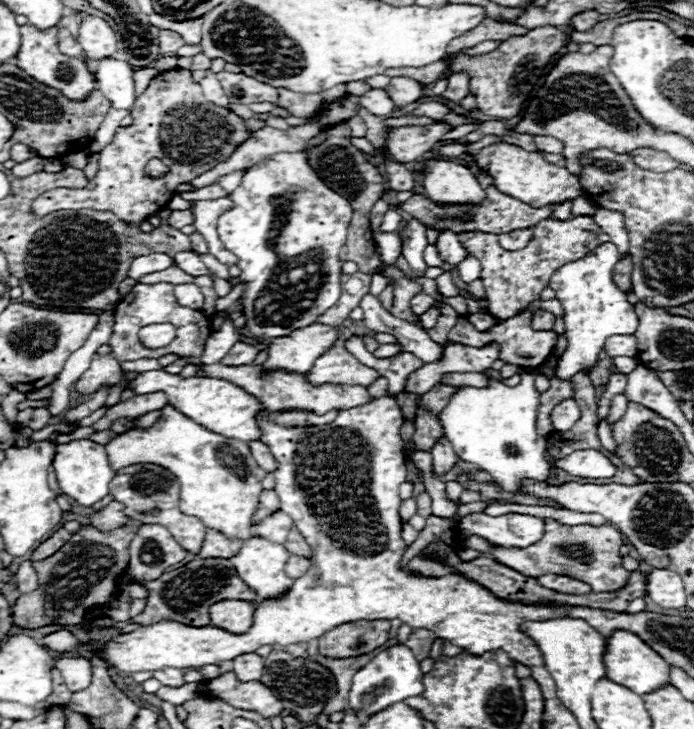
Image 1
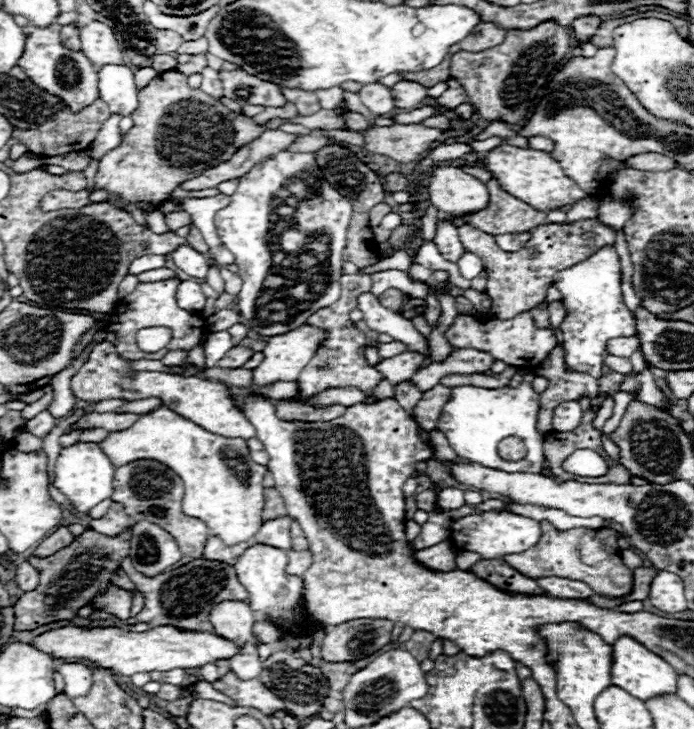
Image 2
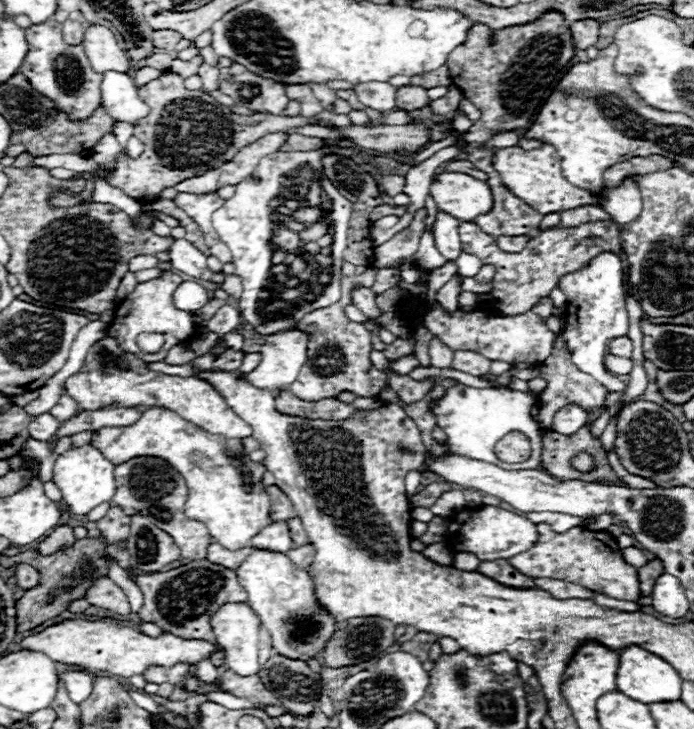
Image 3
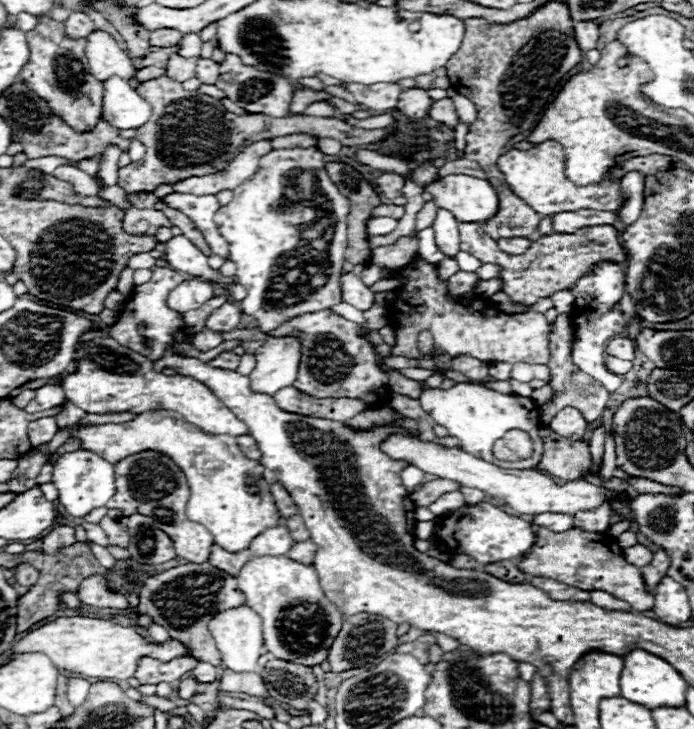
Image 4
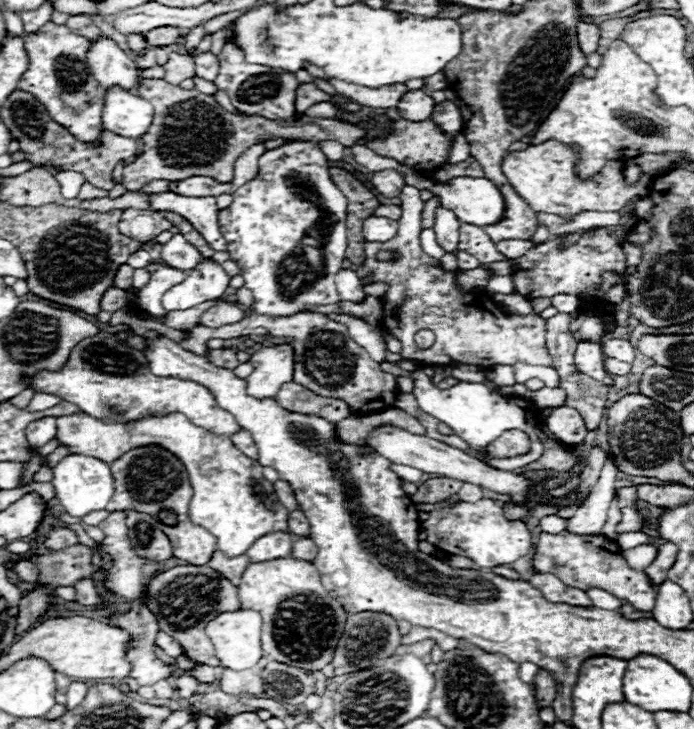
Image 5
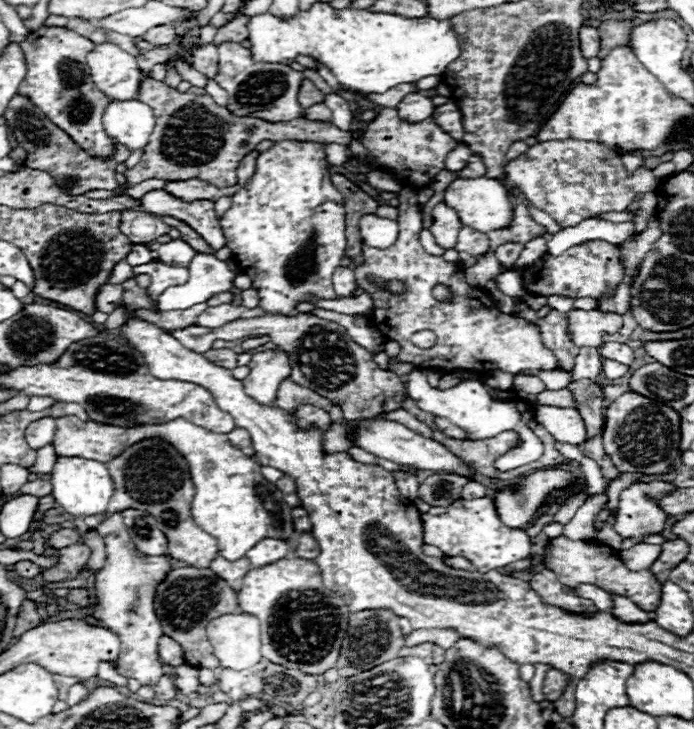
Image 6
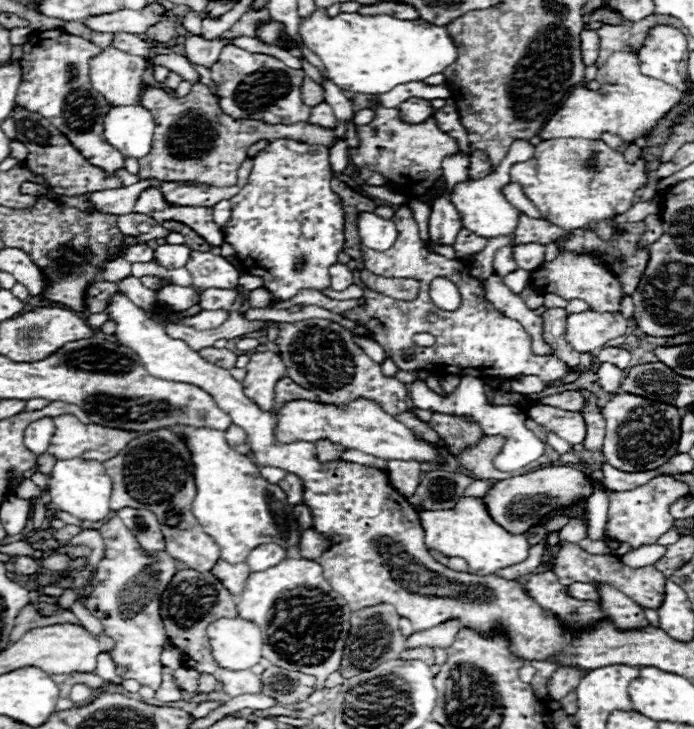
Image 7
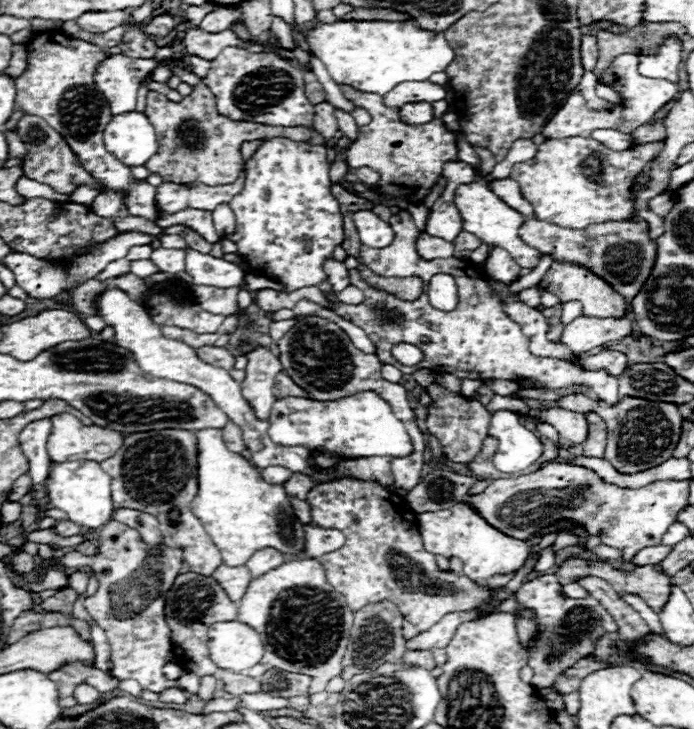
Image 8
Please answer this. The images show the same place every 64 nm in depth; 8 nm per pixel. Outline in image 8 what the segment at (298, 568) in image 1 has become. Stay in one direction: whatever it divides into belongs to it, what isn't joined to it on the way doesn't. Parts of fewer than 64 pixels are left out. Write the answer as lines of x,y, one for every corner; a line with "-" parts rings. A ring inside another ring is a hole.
316,524
306,526
306,554
310,558
320,558
340,546
344,546
344,534
334,528
320,528

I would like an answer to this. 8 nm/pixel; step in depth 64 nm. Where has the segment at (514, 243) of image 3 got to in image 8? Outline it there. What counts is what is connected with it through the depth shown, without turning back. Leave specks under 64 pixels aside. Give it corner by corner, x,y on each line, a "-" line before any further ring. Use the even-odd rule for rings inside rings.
494,248
488,262
486,262
486,276
490,280
500,280
502,284
512,284
518,274
520,274
520,266
512,260
512,256
504,250
504,248

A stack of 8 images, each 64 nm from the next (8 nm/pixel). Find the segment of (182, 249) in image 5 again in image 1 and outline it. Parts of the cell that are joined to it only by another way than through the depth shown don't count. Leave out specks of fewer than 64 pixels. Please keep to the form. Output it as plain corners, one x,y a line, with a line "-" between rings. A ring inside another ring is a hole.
186,250
186,252
174,254
174,264
176,264
182,272
186,272
186,274
190,274
190,276
204,276
204,274
208,274
208,268
206,268
204,262
200,260
200,254
196,254
194,250

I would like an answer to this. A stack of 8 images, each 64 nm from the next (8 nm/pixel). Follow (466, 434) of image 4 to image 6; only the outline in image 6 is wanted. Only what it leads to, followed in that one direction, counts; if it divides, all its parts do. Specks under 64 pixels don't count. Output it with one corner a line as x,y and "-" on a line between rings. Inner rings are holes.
414,370
410,374
408,384
406,384
406,392
416,402
416,406
420,410
430,412
430,414
440,416
440,418
452,420
456,426
464,428
470,434
470,440
484,440
484,438
496,436
504,430
516,430
516,434
520,438
520,444
518,444
516,452
506,452
504,456
496,458
496,462
494,462
494,466
502,472
508,472
508,470
520,468
524,464
530,464
530,462
538,460
544,452
544,444
528,428
528,420
532,420
532,408
526,402
520,402
520,400
510,400
510,402
492,400
484,382
480,382
480,380
462,380
460,384
456,384
450,390
438,390
438,388
432,388
428,384
424,370

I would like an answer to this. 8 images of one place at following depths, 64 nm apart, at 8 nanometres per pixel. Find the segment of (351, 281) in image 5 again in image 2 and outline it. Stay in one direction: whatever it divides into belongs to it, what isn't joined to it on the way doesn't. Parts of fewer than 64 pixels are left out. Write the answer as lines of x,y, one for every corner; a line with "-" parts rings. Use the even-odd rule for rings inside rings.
362,292
358,296
358,308
364,312
364,322
368,324
368,328
390,334
394,340
404,342
412,352
420,352
420,354
428,352
428,344
420,336
420,332
412,326
412,320
380,306
374,294

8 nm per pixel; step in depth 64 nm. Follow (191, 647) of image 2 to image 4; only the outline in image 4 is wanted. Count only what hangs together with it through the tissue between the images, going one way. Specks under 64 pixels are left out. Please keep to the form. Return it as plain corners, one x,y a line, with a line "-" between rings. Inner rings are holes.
72,616
72,618
58,618
58,620
52,620
32,632
28,632
20,642
16,642
10,650
10,656
6,658
12,660
16,658
16,654
26,654
26,652
40,652
40,654
46,654
52,664
56,664
56,668
62,668
66,672
72,672
76,676
84,676
86,680
90,678
98,678
98,680
128,680
130,676
134,676
136,668
138,668
138,660
142,656
152,656
152,658
158,658
162,662
170,662
178,656
190,656
190,650
180,644
178,640
172,640
172,642
166,642
166,644
148,644
134,628
130,626
120,626
120,624
112,624
110,620
98,620
98,618
84,618
84,616

